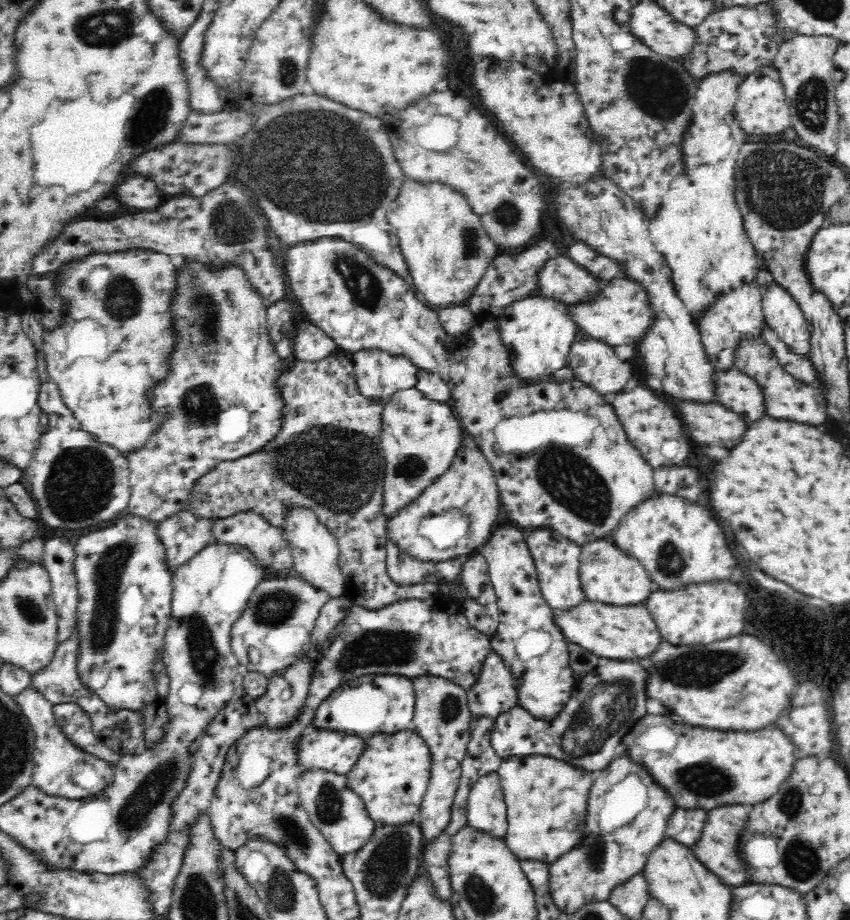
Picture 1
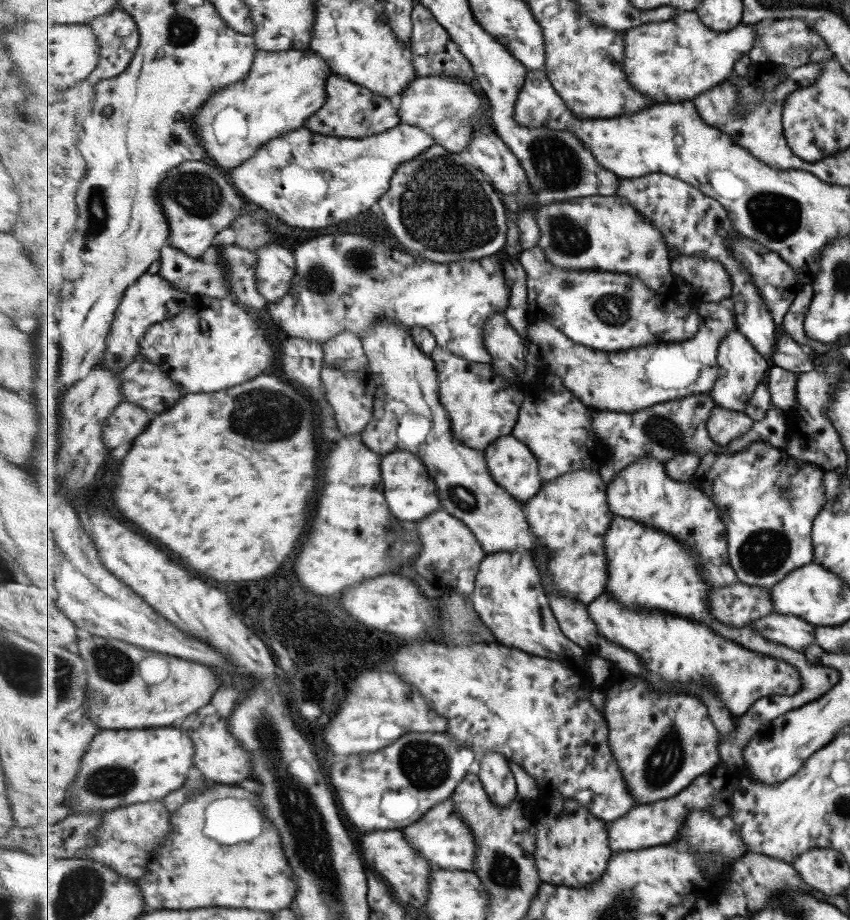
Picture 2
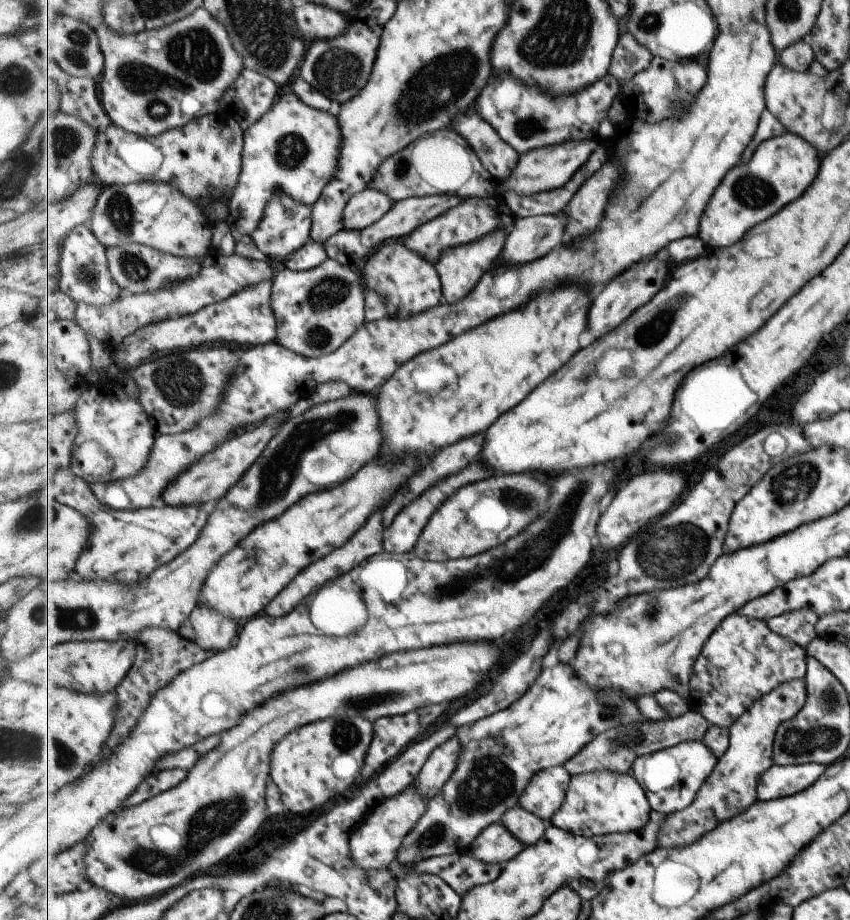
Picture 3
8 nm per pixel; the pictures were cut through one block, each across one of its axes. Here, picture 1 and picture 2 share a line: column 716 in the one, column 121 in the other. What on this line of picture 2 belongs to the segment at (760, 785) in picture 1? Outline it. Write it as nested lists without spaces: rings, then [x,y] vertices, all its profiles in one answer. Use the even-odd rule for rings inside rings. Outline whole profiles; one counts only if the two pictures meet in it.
[[[169,726],[153,730],[103,730],[84,754],[79,778],[72,786],[73,812],[109,811],[168,797],[187,782],[187,774],[195,766],[193,756],[197,748],[191,740],[183,730]]]

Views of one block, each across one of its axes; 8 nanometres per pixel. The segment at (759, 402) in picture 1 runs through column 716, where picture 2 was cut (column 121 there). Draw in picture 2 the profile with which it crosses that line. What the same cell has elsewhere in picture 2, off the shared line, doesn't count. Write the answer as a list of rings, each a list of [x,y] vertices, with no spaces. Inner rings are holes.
[[[138,359],[121,371],[125,400],[149,410],[149,418],[169,410],[181,398],[177,384],[156,364]]]

